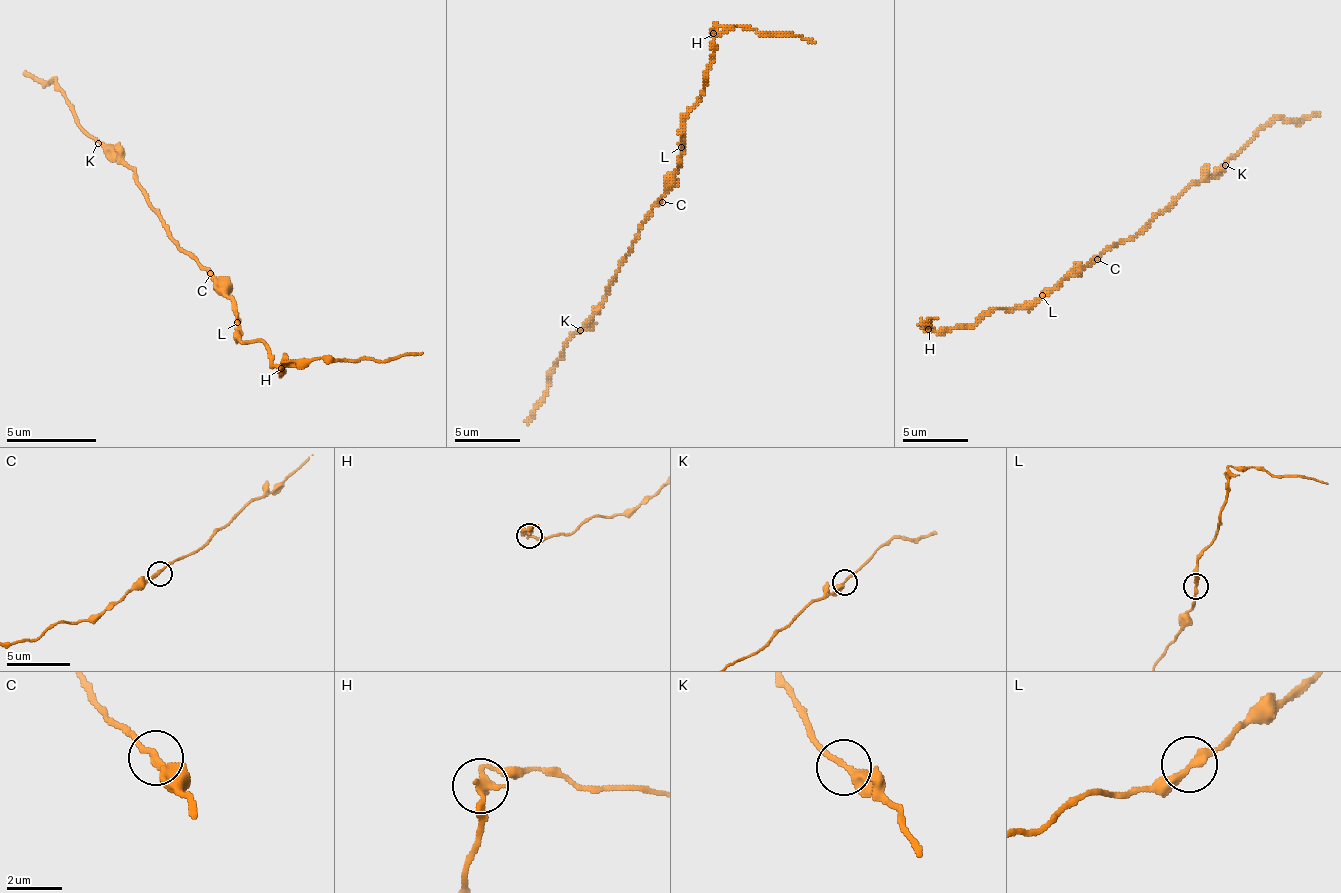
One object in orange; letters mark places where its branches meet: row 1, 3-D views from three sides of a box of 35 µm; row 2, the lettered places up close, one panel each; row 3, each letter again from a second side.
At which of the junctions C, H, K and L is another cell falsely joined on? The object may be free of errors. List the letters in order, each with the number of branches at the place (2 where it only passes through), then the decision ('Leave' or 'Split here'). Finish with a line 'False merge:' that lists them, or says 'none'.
C: Branches: 2. Leave
H: Branches: 2. Split here
K: Branches: 2. Leave
L: Branches: 2. Leave
False merge: H

